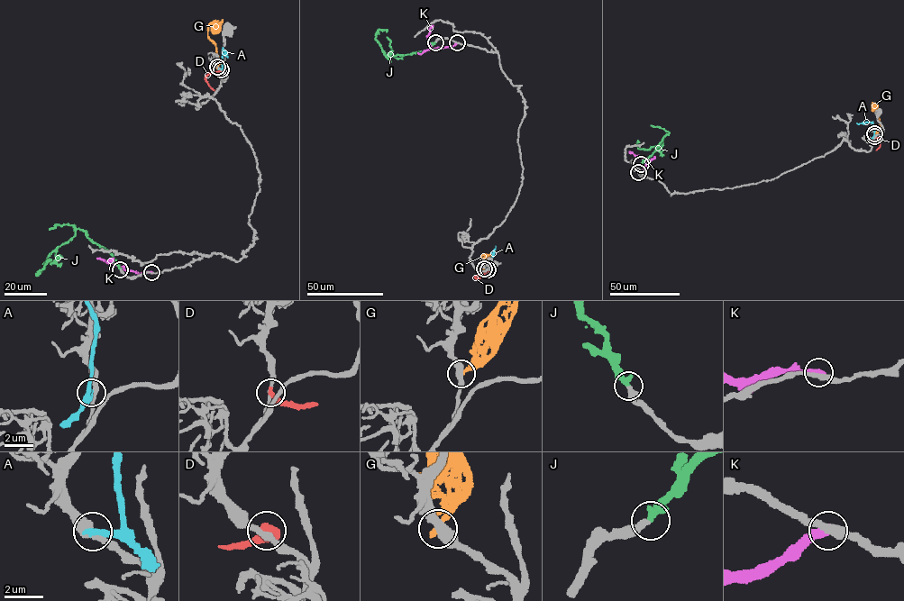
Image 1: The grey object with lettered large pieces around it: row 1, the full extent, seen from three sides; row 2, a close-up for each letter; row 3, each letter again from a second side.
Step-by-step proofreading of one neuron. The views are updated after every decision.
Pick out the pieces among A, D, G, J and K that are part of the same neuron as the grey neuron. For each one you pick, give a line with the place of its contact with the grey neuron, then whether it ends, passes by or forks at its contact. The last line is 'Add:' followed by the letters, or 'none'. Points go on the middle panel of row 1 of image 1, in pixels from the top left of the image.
J: contact (435, 42); it ends
Add: J

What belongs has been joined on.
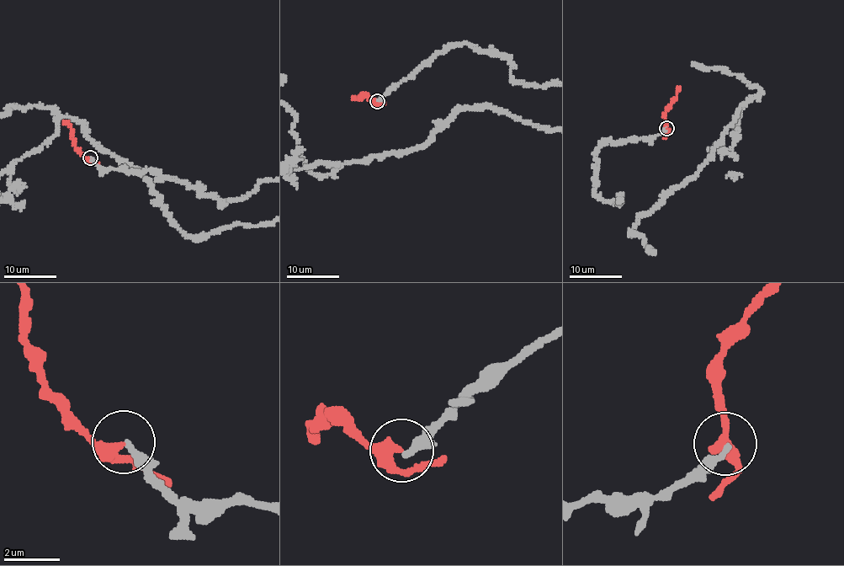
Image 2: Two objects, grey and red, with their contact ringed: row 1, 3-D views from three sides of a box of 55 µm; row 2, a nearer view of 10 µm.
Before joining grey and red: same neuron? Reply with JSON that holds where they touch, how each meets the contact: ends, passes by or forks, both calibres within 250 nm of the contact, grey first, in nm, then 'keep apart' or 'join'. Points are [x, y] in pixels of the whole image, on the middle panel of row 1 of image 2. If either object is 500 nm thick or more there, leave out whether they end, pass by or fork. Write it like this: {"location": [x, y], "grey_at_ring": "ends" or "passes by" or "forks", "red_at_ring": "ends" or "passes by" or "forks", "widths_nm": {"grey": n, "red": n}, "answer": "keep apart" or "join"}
{"location": [377, 101], "grey_at_ring": "ends", "red_at_ring": "passes by", "widths_nm": {"grey": 280, "red": 380}, "answer": "keep apart"}

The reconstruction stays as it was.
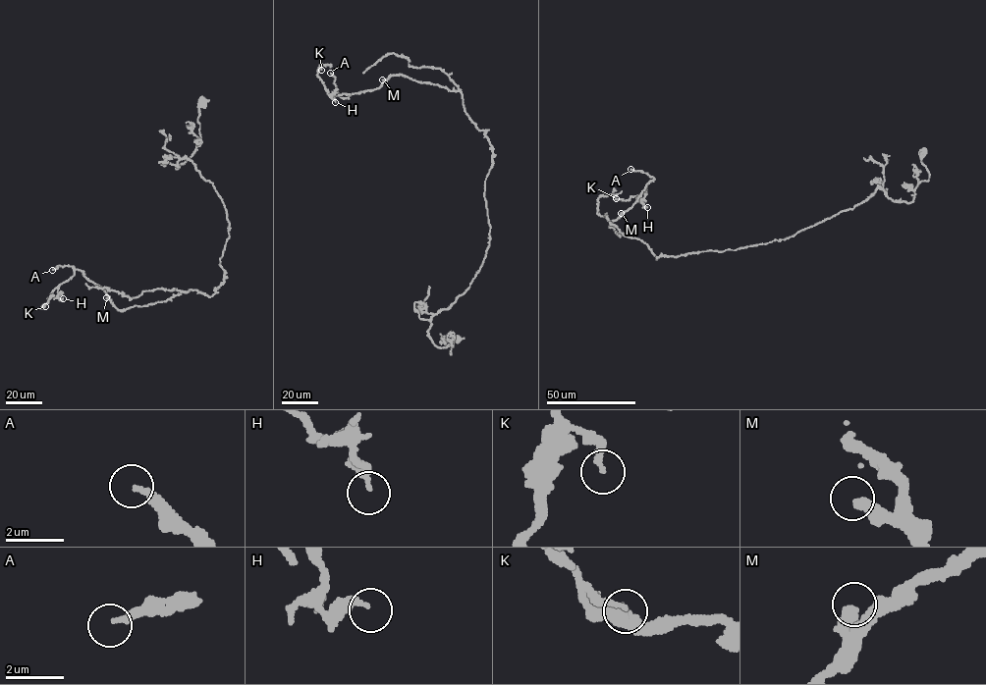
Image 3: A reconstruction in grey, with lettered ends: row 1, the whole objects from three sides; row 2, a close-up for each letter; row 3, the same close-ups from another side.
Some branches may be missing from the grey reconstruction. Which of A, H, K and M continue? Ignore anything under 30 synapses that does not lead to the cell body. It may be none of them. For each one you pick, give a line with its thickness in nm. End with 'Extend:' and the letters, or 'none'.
Extend: none

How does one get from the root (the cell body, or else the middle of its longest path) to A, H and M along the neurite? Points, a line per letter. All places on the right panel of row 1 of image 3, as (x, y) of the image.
A: (922, 152), (929, 179), (910, 203), (878, 188), (785, 239), (656, 259), (610, 227), (654, 180), (630, 169)
H: (922, 152), (929, 179), (910, 203), (877, 188), (765, 243), (656, 259), (610, 227), (647, 183), (647, 207)
M: (922, 152), (929, 179), (910, 203), (877, 188), (853, 208), (765, 243), (656, 259), (610, 227), (621, 213)

